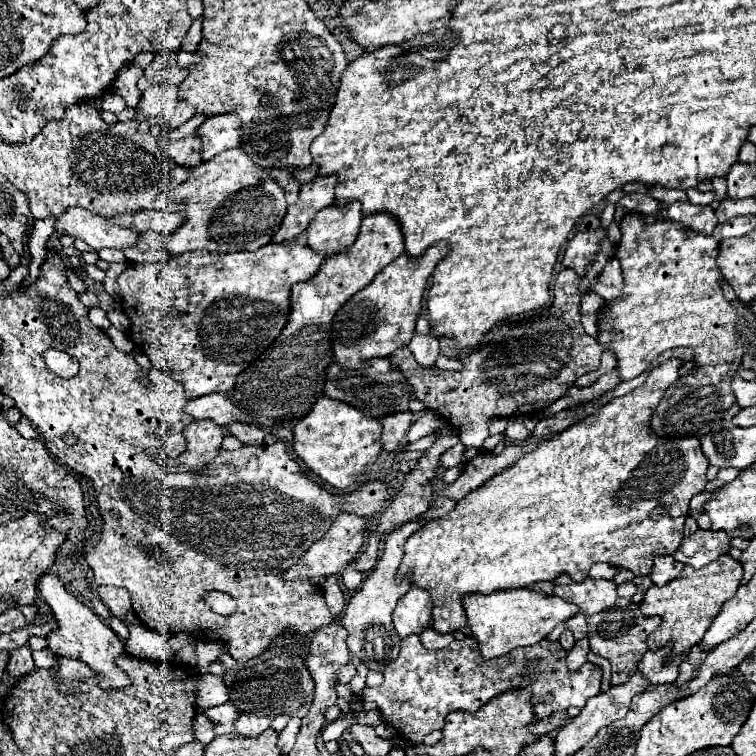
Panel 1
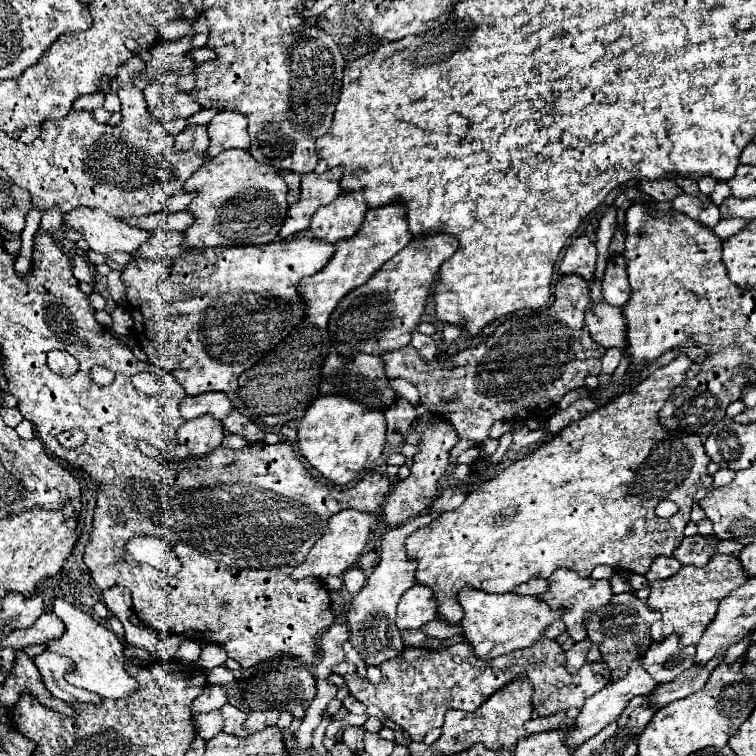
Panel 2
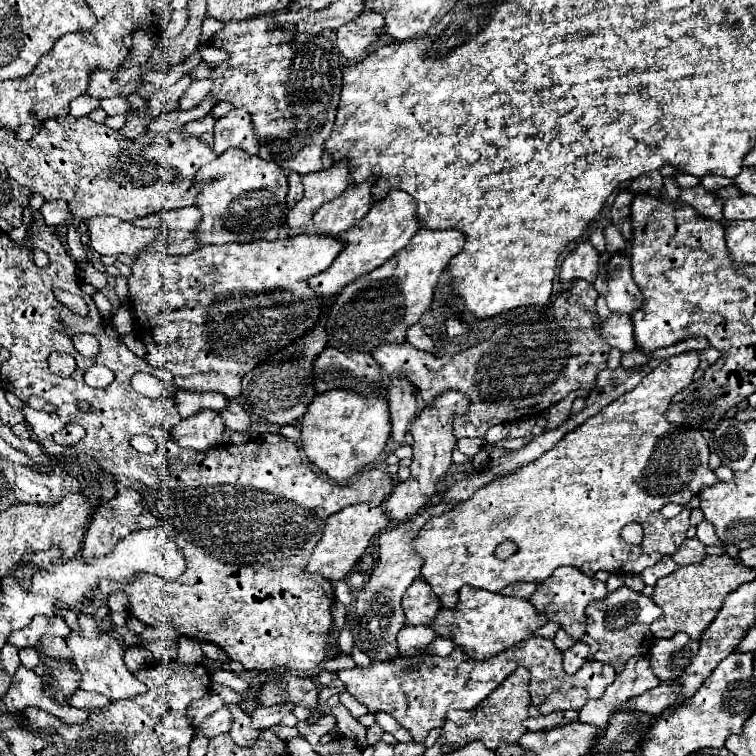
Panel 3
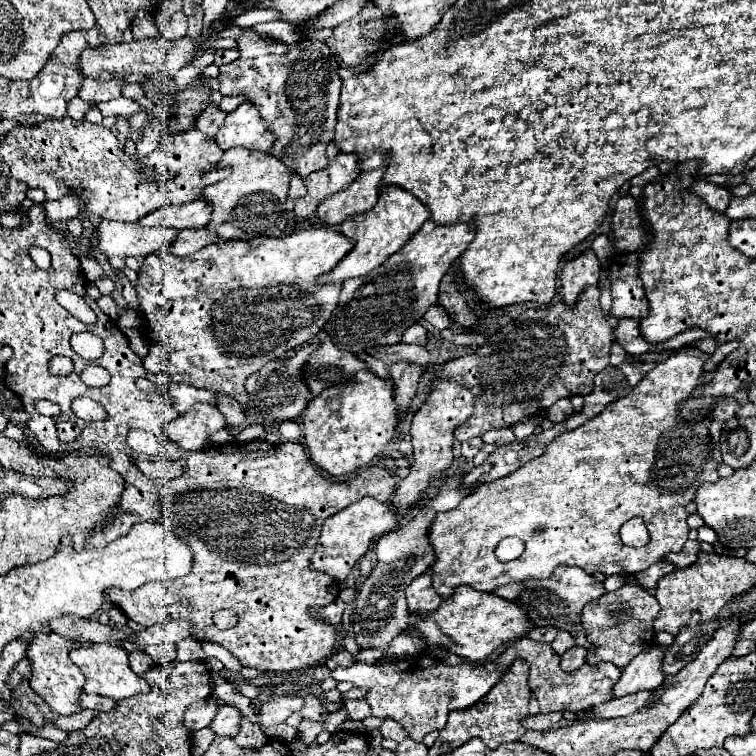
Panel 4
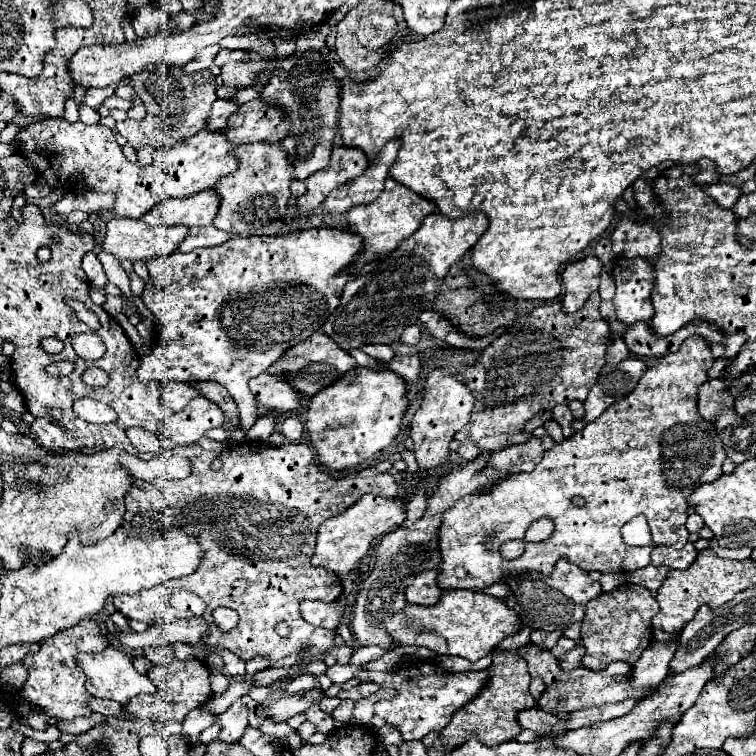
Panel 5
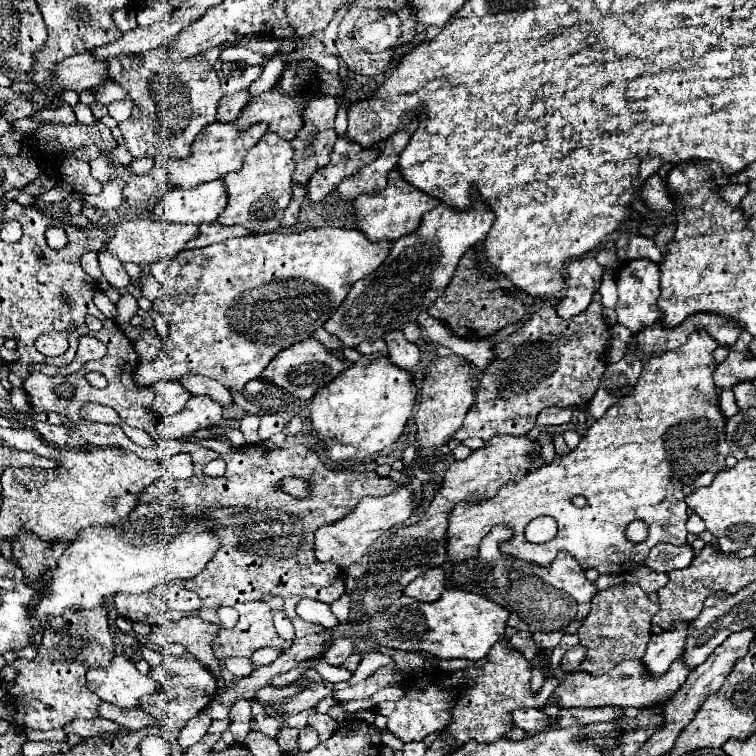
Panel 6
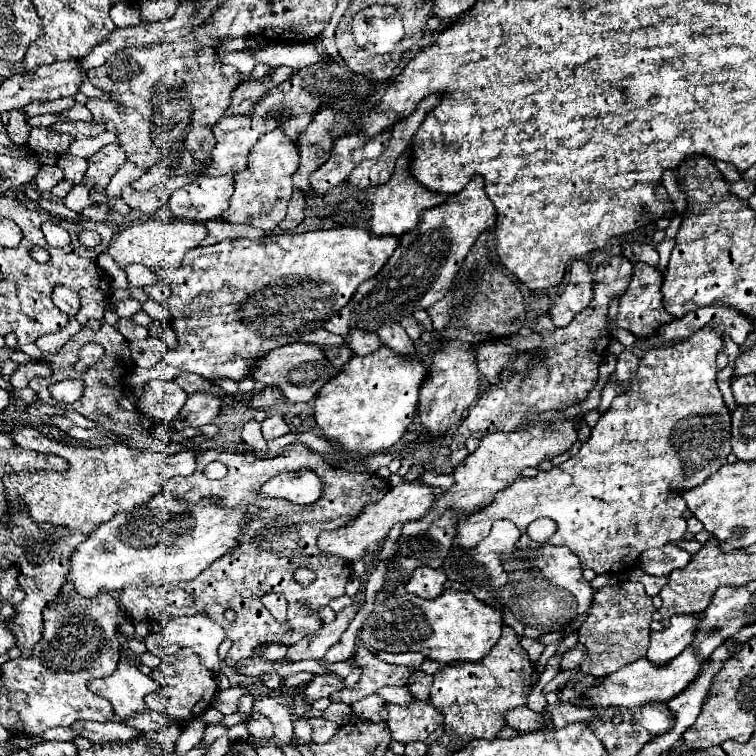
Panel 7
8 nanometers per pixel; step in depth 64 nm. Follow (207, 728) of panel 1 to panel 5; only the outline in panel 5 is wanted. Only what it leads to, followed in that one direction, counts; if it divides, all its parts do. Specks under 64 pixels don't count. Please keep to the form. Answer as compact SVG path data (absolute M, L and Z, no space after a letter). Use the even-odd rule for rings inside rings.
M236 700L228 712L220 714L216 718L222 724L220 740L224 742L238 742L240 736L244 734L244 728L248 728L248 708L242 704L242 700Z

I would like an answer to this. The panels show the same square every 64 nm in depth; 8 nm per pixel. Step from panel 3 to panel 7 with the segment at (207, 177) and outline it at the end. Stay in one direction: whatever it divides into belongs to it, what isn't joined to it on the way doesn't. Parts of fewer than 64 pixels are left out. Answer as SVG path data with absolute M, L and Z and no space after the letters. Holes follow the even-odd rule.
M276 128L276 130L260 136L260 140L252 148L248 160L250 160L248 168L236 174L230 208L222 214L222 220L232 222L232 224L248 224L248 226L272 232L286 216L288 200L294 192L292 174L298 168L300 152L298 152L296 142L288 140L288 136L284 136L284 130Z

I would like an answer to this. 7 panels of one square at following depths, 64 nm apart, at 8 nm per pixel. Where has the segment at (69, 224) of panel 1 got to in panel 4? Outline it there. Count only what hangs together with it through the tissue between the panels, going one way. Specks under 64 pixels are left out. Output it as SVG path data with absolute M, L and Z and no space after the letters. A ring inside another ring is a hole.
M102 220L100 228L100 250L106 256L134 256L144 258L152 252L168 250L176 240L176 228L148 228L138 222L118 222L118 220Z

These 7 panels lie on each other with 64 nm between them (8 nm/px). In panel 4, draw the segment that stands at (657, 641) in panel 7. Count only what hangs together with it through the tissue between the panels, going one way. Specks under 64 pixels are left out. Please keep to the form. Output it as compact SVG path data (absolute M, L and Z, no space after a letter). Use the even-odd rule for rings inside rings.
M650 646L644 652L640 652L622 672L620 682L614 688L614 696L626 696L640 690L656 690L664 682L662 672L662 660L664 660L666 648Z

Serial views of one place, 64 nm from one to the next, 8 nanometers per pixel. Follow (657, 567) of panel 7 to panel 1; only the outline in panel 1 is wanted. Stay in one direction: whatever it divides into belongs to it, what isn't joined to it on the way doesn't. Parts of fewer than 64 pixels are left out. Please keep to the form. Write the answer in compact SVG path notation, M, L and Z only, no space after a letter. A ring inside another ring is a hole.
M698 530L696 534L686 536L682 540L674 558L682 564L690 564L692 568L702 568L718 560L722 554L726 554L728 548L730 548L730 538L724 532Z

